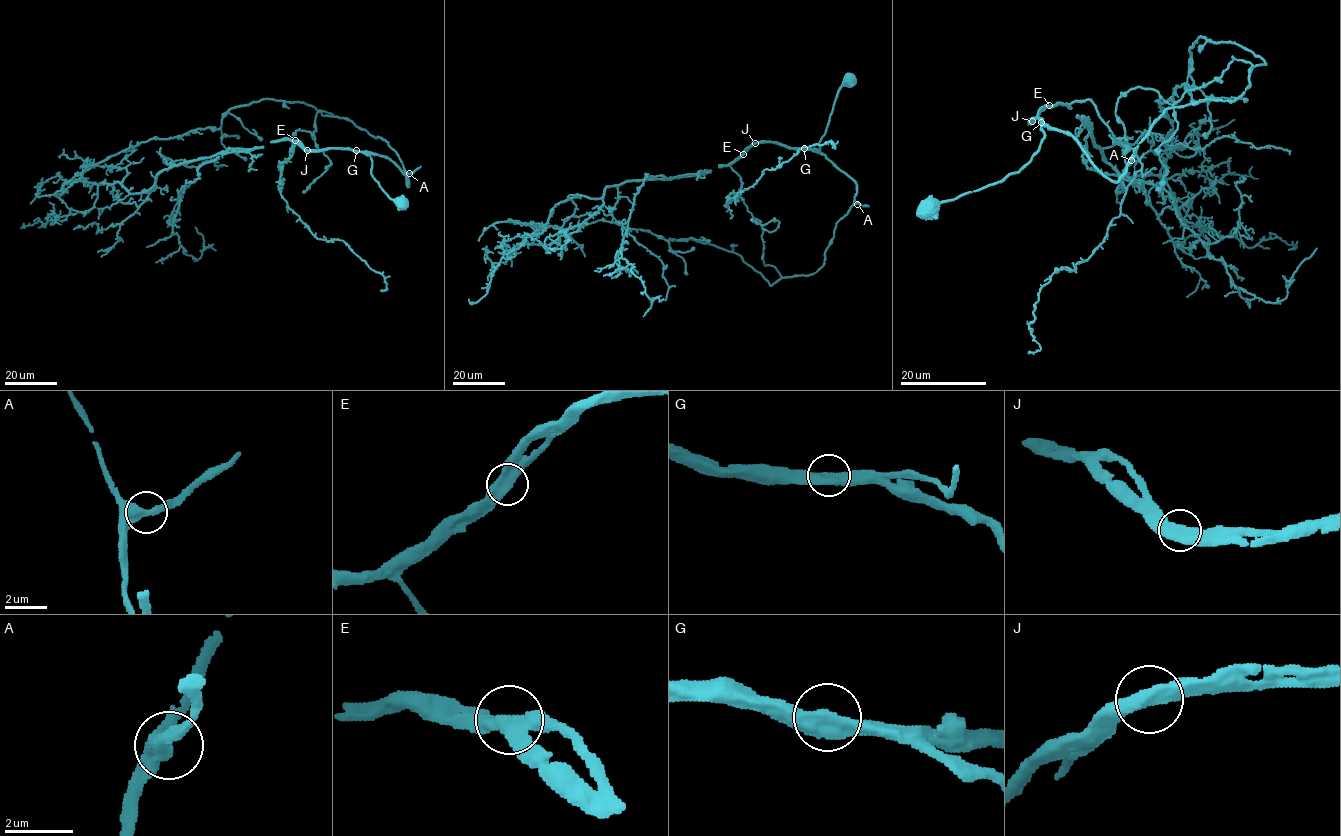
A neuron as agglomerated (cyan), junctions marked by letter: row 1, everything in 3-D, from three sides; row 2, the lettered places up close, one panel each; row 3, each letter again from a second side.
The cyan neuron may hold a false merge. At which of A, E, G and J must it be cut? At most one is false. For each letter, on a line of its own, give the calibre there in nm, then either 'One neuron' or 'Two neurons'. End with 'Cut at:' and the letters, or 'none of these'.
A: Thickness 480 nm. One neuron
E: Thickness 480 nm. One neuron
G: Thickness 480 nm. One neuron
J: Thickness 480 nm. One neuron
Cut at: none of these

